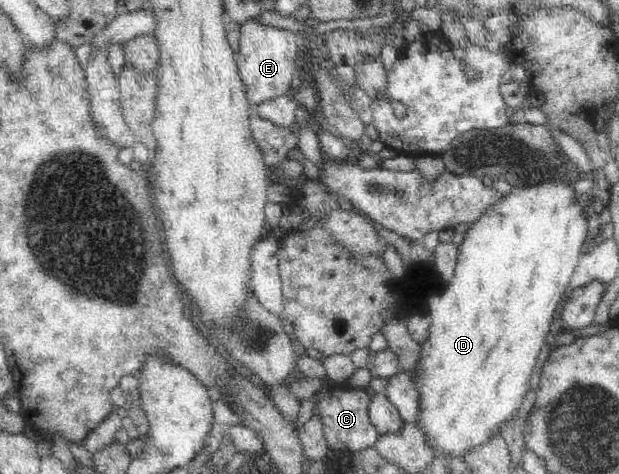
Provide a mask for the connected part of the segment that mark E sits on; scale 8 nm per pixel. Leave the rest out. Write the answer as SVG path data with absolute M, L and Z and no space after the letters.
M250 19L241 25L238 51L235 52L238 73L246 87L246 97L252 106L264 103L266 99L290 94L292 77L297 69L295 58L307 49L310 36L293 33L290 30L266 26Z

